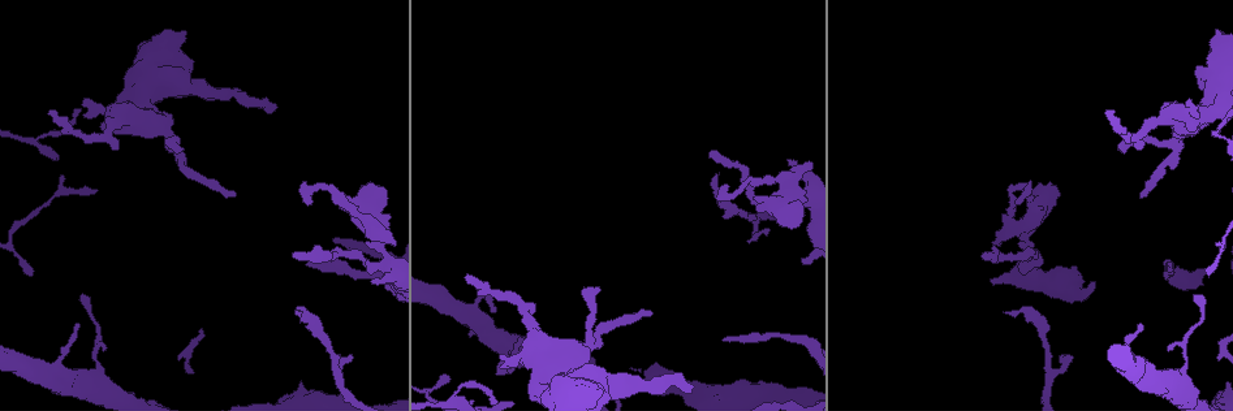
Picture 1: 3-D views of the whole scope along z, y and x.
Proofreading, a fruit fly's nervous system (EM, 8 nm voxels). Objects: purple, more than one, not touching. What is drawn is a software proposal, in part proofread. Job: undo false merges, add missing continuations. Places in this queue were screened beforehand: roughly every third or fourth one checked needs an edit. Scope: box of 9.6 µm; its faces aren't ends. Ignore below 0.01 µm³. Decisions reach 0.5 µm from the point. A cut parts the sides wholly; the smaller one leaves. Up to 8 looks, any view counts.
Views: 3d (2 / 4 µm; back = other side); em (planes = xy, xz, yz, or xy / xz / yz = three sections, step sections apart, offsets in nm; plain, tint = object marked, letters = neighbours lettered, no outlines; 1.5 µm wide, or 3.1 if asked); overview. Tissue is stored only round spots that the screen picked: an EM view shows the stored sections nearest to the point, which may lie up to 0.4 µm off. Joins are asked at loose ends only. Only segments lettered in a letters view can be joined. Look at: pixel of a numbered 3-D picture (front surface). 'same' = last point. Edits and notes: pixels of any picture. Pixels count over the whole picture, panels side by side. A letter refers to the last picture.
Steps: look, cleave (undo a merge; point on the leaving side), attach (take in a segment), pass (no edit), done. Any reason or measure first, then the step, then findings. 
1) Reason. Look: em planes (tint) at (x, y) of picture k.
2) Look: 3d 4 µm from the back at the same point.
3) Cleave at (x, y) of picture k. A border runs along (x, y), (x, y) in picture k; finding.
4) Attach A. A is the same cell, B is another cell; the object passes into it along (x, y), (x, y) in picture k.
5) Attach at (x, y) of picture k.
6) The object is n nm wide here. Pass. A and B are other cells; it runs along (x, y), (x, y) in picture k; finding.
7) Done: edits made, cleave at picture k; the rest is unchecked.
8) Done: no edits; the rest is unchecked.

Free end. Look: em xy step 4 (letters) at (758, 206) of picture 1.

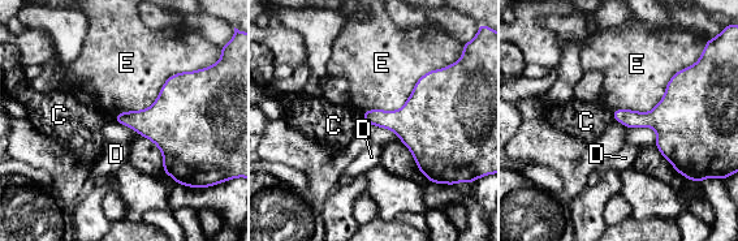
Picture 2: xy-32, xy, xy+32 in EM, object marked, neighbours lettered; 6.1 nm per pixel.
Cut it another way. Look: em planes (letters) at the same point.

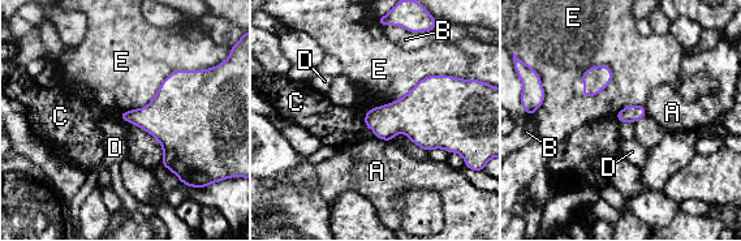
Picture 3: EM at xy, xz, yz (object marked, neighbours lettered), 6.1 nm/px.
Pass. A, B, C, D and E are other cells; a border runs along (459, 77), (426, 76), (366, 113) in picture 3; no lettered segment goes on from it.

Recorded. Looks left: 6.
Free end. Look: em xy step 8 (tint) at (718, 175) of picture 1.

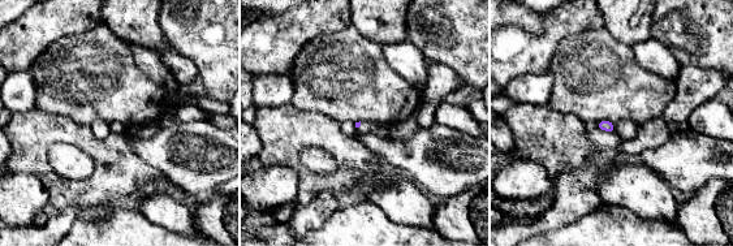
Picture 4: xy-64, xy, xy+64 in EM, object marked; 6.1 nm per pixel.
Cut it another way. Look: em xz step 8 (letters) at the same point.

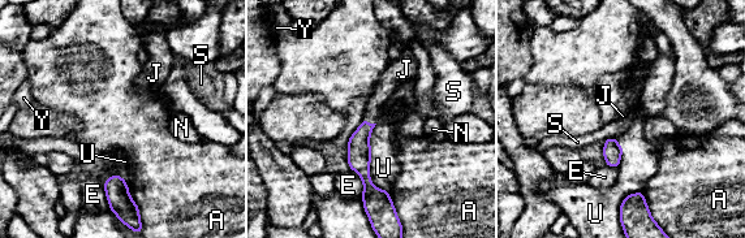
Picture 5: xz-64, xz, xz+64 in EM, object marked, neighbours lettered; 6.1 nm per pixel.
The longest contact is with U, 420 nm. Attach J. J is the same cell, A, E, N, S, U and Y are other cells; the cell continues.

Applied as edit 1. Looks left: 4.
Branch stops here. Look: 3d 2 µm at (1195, 296) of picture 1.

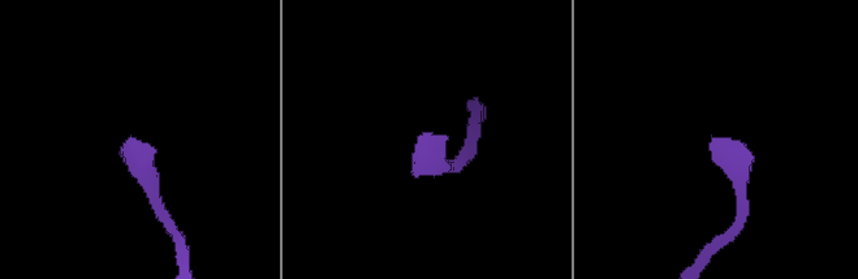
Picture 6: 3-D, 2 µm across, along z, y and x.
Now the EM. Look: em planes (letters) at (711, 138) of picture 6.

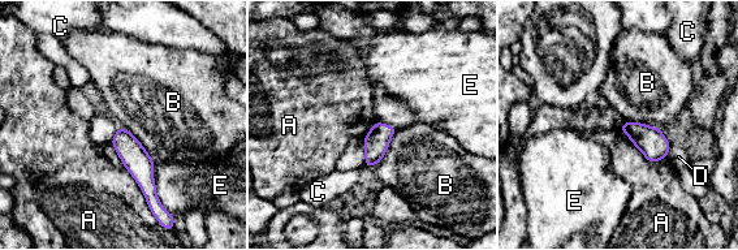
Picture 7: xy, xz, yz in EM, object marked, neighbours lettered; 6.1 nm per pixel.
The object is 160 nm wide here. Pass. A, B, C, D and E are other cells; a border runs along (120, 126), (126, 129), (152, 159) in picture 7; no lettered segment goes on from it.

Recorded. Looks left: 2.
Done: edits made, attach at picture 5; the rest is unchecked.

